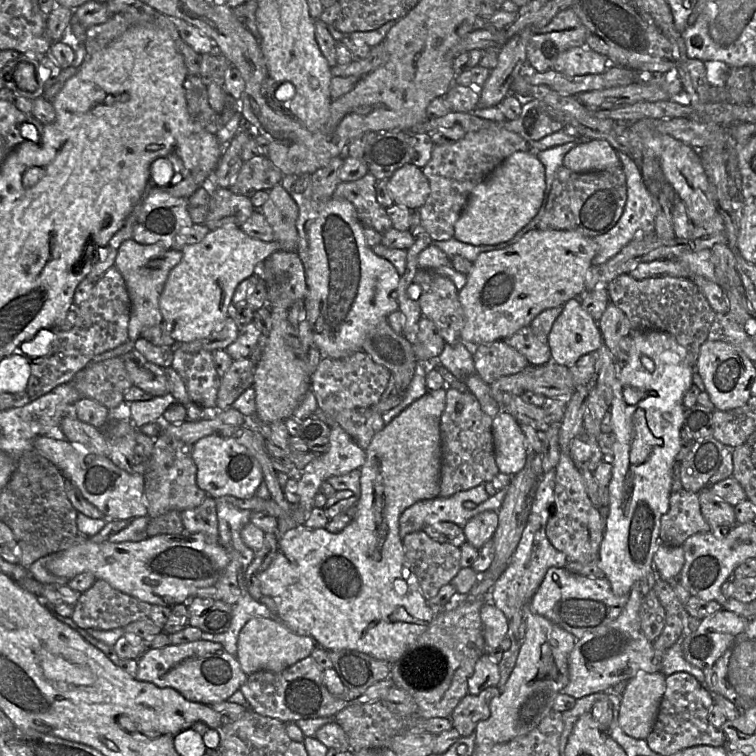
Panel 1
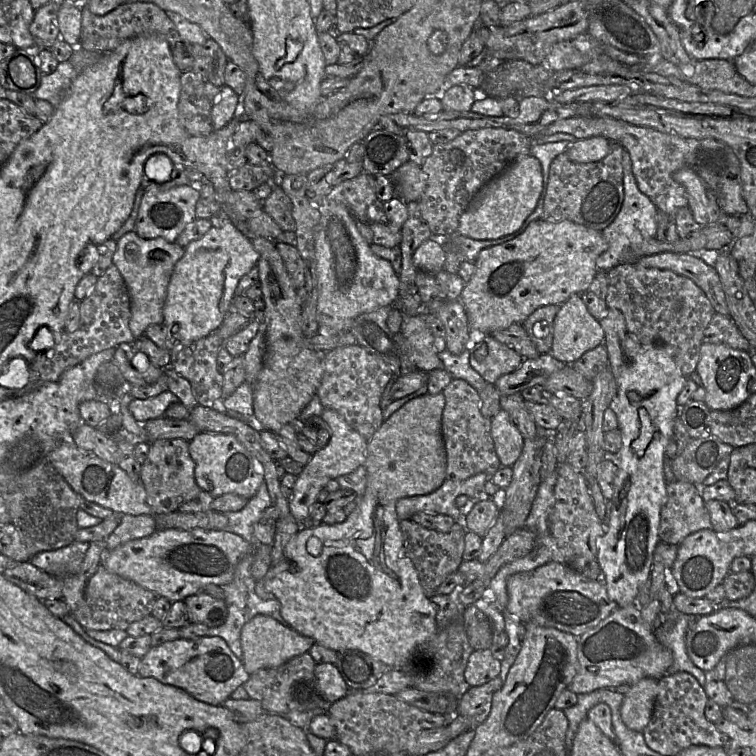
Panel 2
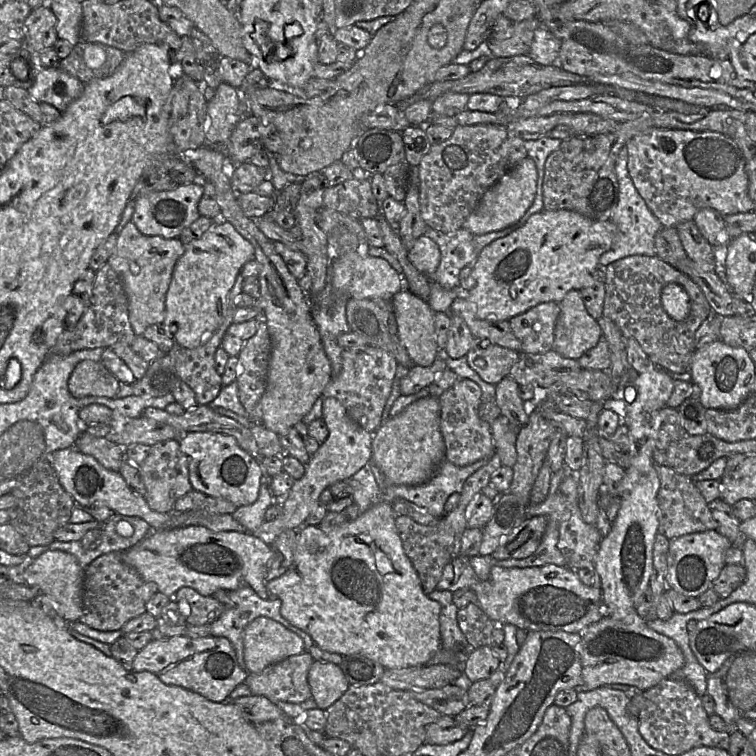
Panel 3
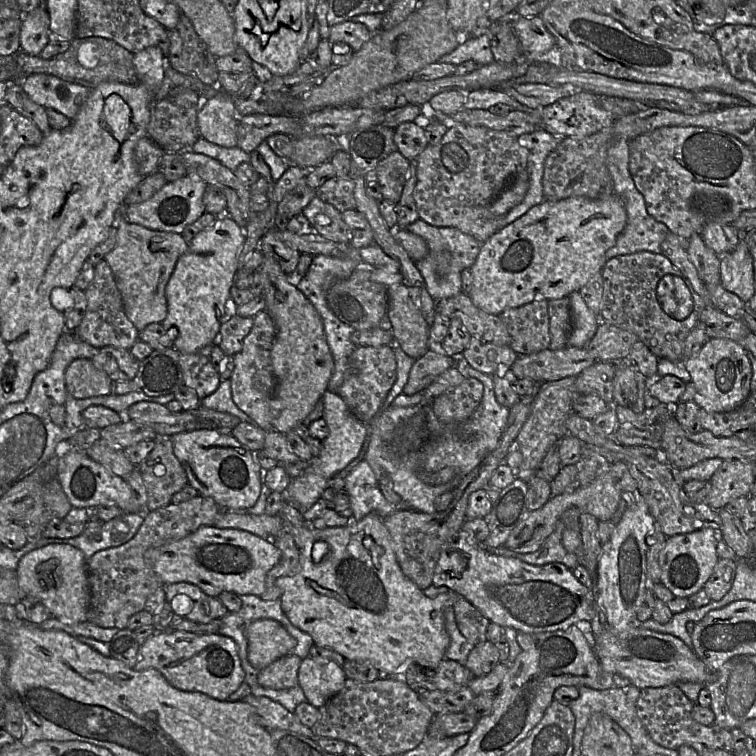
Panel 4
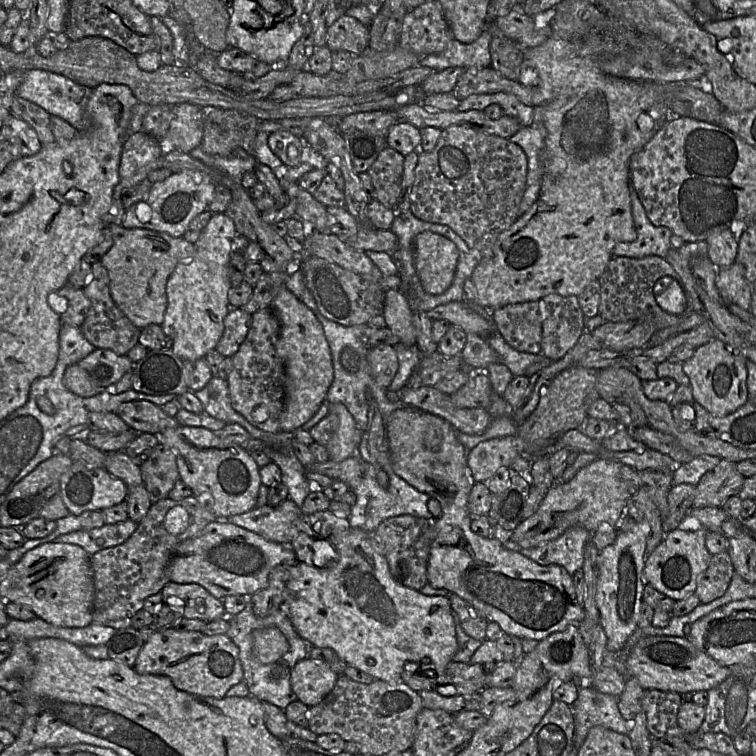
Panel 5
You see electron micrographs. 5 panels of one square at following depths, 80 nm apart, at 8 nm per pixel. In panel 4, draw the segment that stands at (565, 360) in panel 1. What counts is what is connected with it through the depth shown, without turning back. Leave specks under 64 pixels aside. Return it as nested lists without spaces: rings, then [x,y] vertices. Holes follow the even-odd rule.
[[[573,291],[569,295],[572,330],[568,337],[567,346],[587,347],[594,337],[599,323],[597,316],[588,308],[579,291]]]

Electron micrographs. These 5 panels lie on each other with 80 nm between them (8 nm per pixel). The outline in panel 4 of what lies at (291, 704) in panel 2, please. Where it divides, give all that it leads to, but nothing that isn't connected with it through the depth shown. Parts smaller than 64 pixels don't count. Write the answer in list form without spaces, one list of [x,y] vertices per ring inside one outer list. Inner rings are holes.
[[[294,654],[281,657],[258,672],[260,686],[275,690],[289,689],[298,685],[298,669],[302,659]]]

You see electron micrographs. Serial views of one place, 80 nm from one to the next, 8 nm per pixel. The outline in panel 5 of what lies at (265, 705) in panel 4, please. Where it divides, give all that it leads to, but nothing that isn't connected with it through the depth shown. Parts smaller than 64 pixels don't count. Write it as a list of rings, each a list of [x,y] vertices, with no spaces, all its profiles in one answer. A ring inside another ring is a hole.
[[[263,702],[263,708],[265,726],[278,739],[295,737],[309,742],[316,742],[318,735],[308,728],[302,728],[289,721],[280,708],[268,702]]]

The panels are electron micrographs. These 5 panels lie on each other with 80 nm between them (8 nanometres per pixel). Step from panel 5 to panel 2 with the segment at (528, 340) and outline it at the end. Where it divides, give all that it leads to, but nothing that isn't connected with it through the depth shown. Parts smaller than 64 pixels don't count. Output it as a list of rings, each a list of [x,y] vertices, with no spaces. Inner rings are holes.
[[[555,304],[542,306],[522,322],[540,354],[549,354],[551,351],[554,337],[554,320],[560,306]]]

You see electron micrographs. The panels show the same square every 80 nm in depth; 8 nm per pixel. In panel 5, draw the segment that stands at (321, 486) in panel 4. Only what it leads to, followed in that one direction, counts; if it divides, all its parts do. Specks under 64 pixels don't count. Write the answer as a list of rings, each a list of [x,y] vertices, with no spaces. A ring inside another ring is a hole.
[[[342,403],[330,404],[329,413],[335,414],[338,417],[339,425],[325,447],[327,448],[330,460],[341,462],[357,454],[362,431],[358,428],[351,413]]]

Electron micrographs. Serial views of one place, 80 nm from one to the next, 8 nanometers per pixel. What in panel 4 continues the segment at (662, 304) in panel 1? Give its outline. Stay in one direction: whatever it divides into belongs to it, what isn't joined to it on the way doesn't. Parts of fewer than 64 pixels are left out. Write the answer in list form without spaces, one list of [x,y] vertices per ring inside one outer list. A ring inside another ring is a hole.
[[[640,251],[607,260],[602,269],[603,297],[601,315],[612,325],[636,334],[639,340],[659,359],[673,362],[686,361],[684,359],[684,343],[699,322],[701,311],[706,308],[704,300],[695,292],[691,283],[662,253]],[[665,275],[675,275],[683,278],[693,299],[693,310],[681,321],[667,315],[657,300],[657,285]]]

